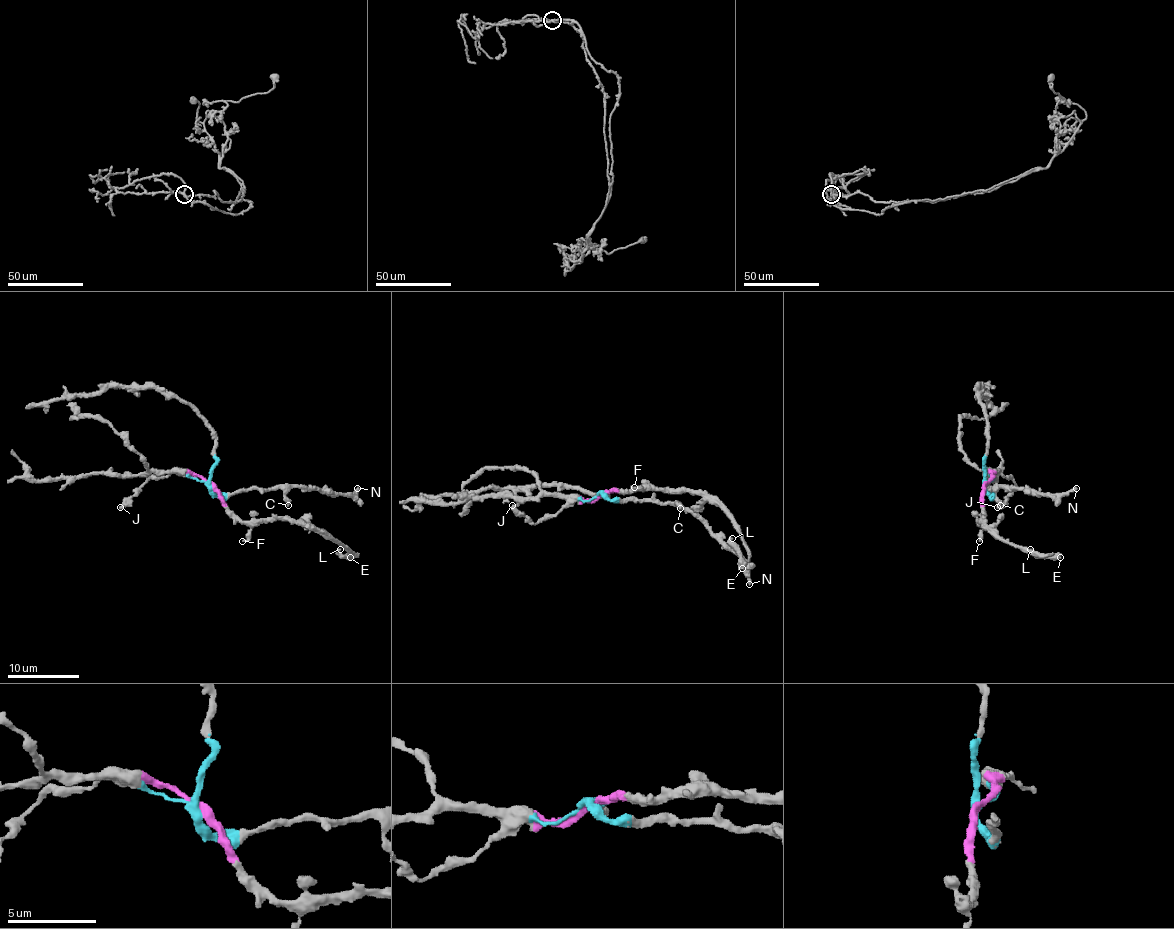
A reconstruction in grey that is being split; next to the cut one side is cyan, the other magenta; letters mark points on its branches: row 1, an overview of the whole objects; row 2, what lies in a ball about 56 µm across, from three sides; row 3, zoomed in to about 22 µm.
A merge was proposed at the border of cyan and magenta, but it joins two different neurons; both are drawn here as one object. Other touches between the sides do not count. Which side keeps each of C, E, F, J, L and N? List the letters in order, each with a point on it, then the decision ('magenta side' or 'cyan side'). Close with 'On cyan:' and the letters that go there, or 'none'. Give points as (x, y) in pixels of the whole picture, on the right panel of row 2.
C: place (1000, 505); cyan side
E: place (1060, 557); magenta side
F: place (979, 541); magenta side
J: place (997, 507); cyan side
L: place (1030, 549); magenta side
N: place (1076, 488); cyan side
On cyan: C, J, N

